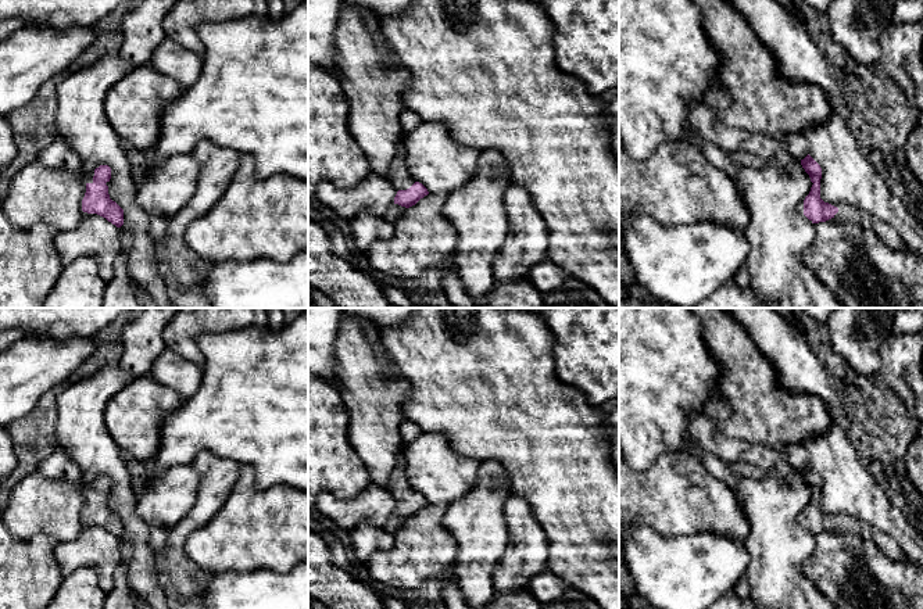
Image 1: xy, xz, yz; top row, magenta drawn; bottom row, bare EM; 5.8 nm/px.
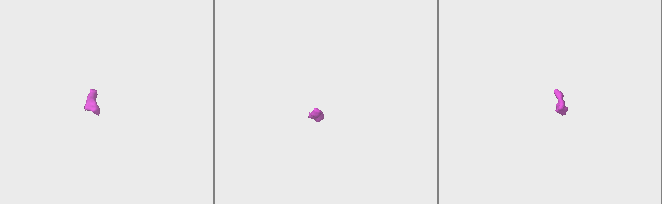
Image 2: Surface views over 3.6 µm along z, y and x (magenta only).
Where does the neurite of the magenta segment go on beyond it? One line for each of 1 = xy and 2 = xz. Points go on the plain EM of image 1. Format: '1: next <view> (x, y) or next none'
1: next none
2: next xz (399, 486)

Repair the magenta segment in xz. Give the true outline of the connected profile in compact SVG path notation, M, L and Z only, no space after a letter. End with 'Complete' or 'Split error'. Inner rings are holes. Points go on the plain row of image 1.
M403 452L397 454L396 465L389 477L387 490L397 501L397 505L394 513L383 524L383 529L394 534L405 524L407 519L415 516L421 509L429 505L427 499L409 484Z. Split error

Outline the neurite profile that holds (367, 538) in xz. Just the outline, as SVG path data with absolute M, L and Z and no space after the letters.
M362 523L351 533L353 558L357 565L368 565L369 558L382 549L389 549L394 545L394 535L383 527L372 523Z

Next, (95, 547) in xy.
M97 524L82 526L79 535L69 542L58 542L54 548L54 556L64 576L74 573L81 567L90 567L99 577L99 583L105 592L114 588L114 573L122 563L119 538Z

